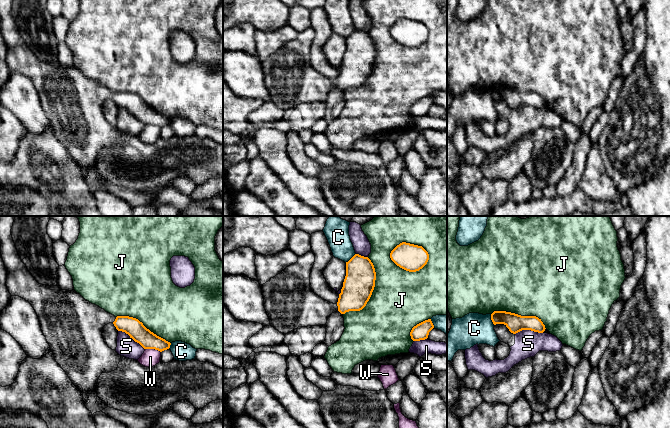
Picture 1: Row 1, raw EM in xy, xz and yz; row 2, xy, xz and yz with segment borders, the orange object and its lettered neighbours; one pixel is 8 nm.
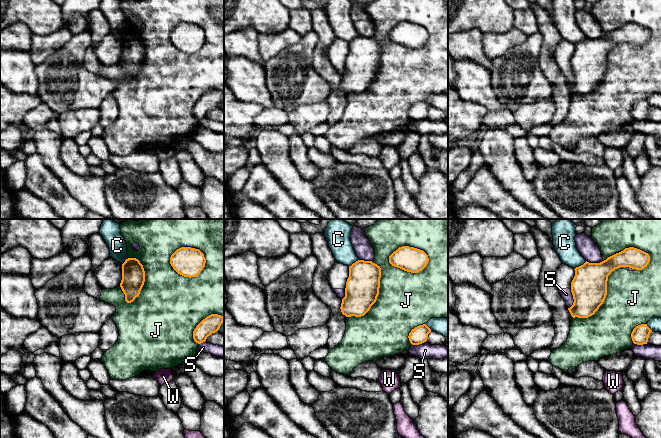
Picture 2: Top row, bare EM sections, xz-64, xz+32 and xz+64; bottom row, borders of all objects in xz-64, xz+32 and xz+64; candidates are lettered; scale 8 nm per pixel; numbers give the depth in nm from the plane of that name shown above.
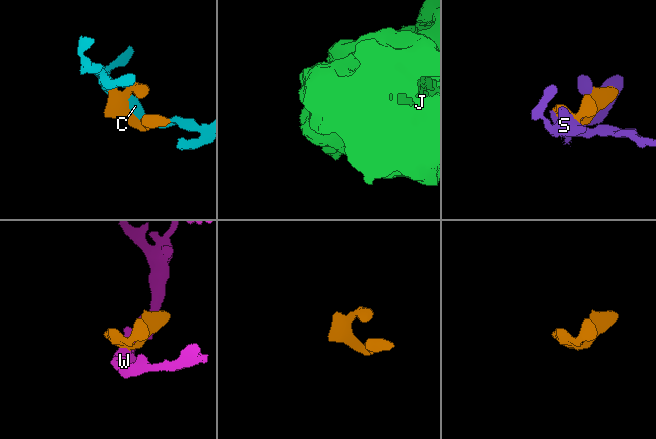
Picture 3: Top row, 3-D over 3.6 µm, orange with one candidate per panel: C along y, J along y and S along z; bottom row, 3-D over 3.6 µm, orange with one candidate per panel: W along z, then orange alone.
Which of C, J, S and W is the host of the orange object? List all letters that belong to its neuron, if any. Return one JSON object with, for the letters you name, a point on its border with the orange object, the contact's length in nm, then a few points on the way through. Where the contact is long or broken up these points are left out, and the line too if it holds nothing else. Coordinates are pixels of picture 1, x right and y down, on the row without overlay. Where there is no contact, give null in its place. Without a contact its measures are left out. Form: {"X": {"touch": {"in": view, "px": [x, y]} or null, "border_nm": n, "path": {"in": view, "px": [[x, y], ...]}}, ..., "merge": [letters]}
{"merge": []}

